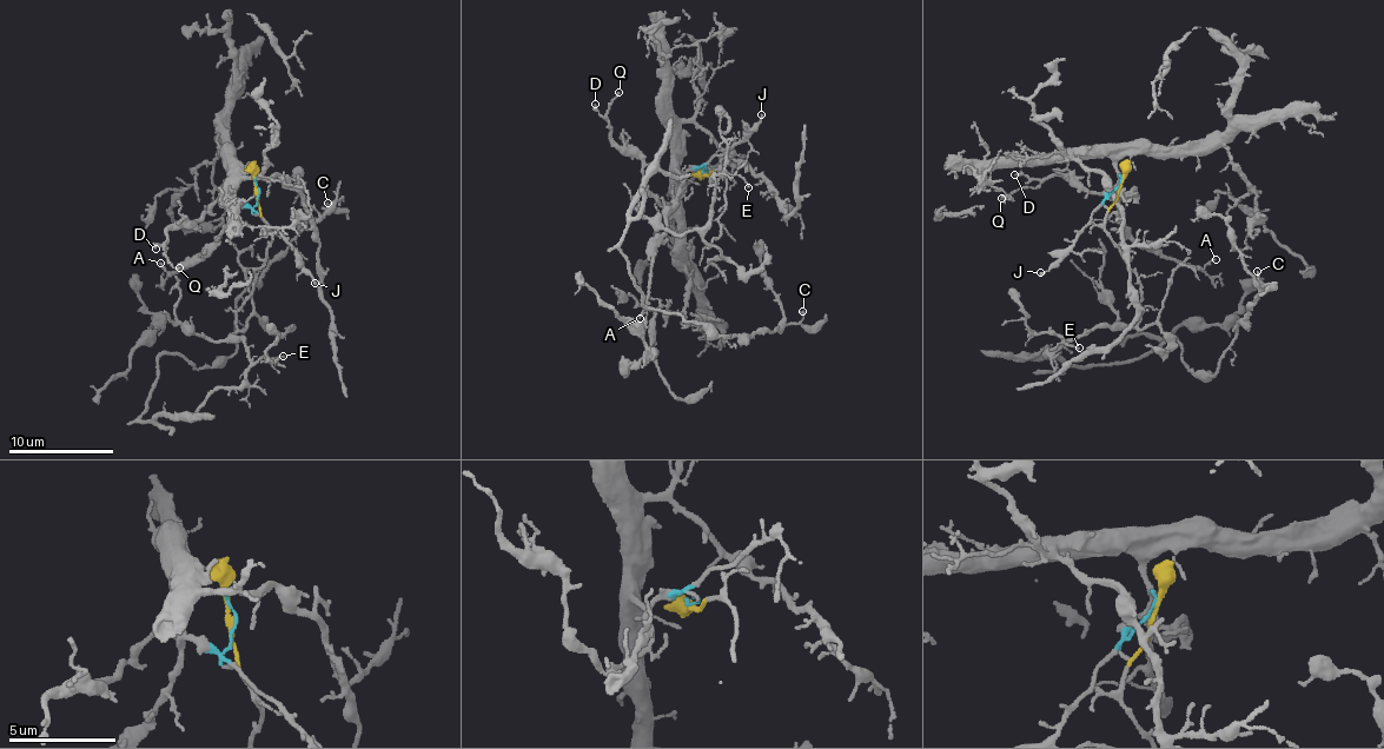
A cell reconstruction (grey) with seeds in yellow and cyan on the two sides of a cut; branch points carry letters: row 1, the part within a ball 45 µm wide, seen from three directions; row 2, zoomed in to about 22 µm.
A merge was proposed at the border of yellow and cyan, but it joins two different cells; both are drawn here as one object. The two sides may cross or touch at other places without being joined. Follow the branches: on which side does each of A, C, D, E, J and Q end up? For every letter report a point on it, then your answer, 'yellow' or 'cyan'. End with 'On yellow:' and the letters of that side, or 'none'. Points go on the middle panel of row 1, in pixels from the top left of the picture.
A: (640, 318) | cyan
C: (802, 311) | yellow
D: (595, 104) | cyan
E: (748, 187) | yellow
J: (761, 114) | cyan
Q: (618, 92) | cyan
On yellow: C, E

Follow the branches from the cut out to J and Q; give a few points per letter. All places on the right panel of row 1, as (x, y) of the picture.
J: (1120, 181), (1071, 244), (1039, 273)
Q: (1120, 181), (1107, 198), (1113, 187), (1132, 189), (1132, 197), (1088, 190), (1083, 184), (1055, 176), (1001, 198)

